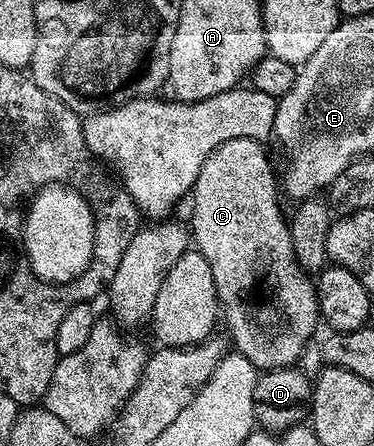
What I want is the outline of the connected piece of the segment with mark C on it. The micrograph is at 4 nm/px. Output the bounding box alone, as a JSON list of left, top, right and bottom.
[189,138,321,372]

